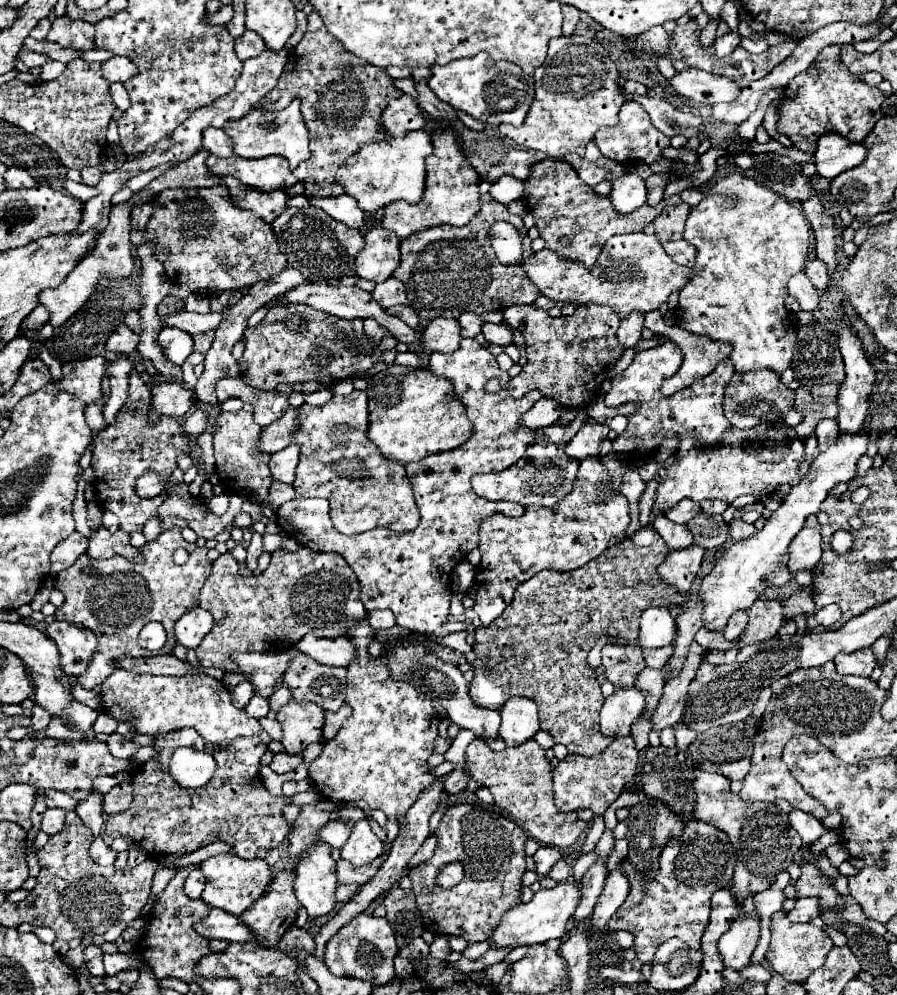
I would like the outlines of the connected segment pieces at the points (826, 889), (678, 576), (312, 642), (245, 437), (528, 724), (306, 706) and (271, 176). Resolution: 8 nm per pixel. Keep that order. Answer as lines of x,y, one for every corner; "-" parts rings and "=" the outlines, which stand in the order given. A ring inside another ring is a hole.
811,863
801,865
801,877
795,883
795,889
797,889
797,897
819,899
819,903
823,907
821,919
825,921
825,925
839,925
839,913
835,911
837,891
833,889
833,885
829,885
821,877
821,871
815,865
811,865
=
689,545
689,549
681,549
681,551
671,551
665,563
657,571
665,583
673,585
679,591
689,591
701,567
703,553
705,549
701,549
699,545
=
307,633
301,637
295,649
311,655
323,665
347,667
353,659
353,645
347,637
317,637
313,633
=
249,409
227,413
223,411
217,417
217,425
213,429
213,449
215,449
215,465
217,475
221,477
221,487
229,493
237,493
247,501
263,503
267,499
269,487
273,483
269,473
269,455
259,451
259,433
261,427
253,421
253,413
=
513,697
501,707
499,737
507,745
521,745
539,731
537,705
527,697
=
289,701
277,711
277,721
283,727
283,747
287,753
297,755
307,745
321,741
323,709
309,701
=
209,155
205,161
209,175
219,177
219,181
227,175
237,177
243,185
261,189
261,191
273,191
273,189
285,189
285,185
295,183
297,179
291,175
289,163
283,157
263,157
263,159
243,159
243,157
215,157

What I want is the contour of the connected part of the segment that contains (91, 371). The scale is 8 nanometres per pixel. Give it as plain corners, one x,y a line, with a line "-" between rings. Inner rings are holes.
89,357
63,365
63,379
57,383
67,393
73,393
83,403
93,403
101,397
101,379
105,373
103,357

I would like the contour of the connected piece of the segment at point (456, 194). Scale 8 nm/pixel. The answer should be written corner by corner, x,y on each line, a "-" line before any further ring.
437,123
427,129
431,131
433,155
427,159
427,177
425,177
425,193
417,205
409,203
391,203
385,207
385,217
381,227
395,231
401,239
411,233
451,223
451,225
467,225
471,217
479,211
479,177
473,173
471,165
465,165
465,157
461,157
461,145
457,145
457,137
453,133
439,133

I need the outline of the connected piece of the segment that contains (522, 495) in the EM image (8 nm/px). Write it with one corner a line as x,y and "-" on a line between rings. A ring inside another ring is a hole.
567,455
557,461
537,461
537,459
523,459
511,465
509,469
501,473
491,473
491,475
475,475
471,479
473,491
489,501
515,501
521,503
523,507
527,505
555,505
561,501
571,489
573,481
579,469
579,461
569,459

